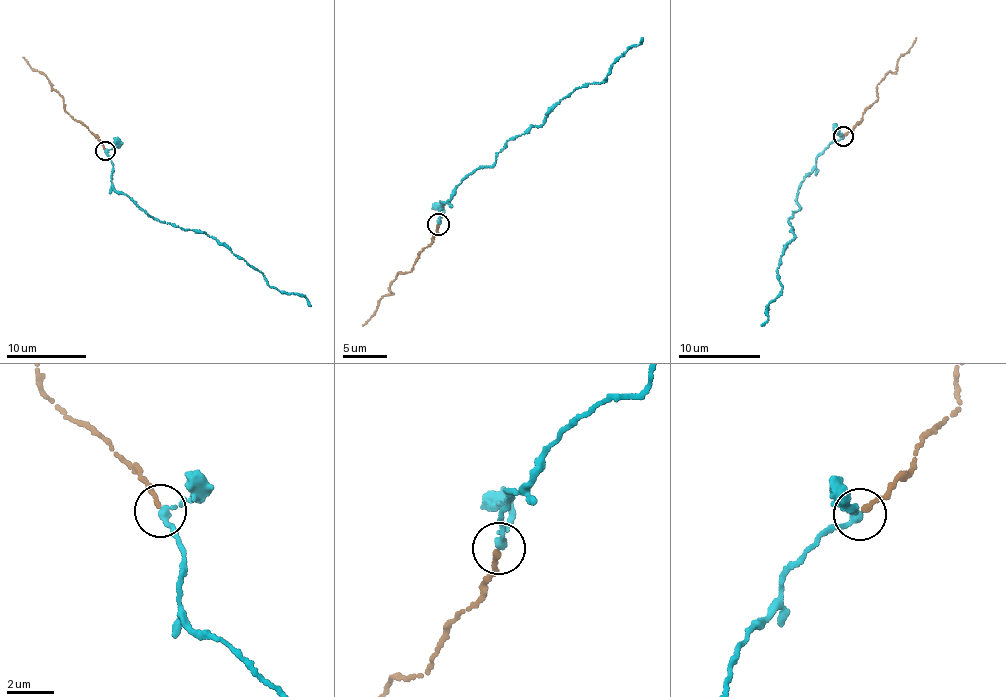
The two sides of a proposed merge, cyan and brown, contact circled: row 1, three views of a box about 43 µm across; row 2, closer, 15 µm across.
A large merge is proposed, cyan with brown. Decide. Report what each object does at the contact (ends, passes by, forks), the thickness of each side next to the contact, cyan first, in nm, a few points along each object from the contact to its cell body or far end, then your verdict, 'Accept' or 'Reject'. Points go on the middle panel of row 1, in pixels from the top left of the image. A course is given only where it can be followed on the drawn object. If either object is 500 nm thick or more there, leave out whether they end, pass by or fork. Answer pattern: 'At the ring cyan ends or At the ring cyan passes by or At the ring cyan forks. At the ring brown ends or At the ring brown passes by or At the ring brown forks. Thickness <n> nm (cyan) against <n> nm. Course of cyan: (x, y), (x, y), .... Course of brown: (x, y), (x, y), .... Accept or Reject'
At the ring cyan passes by. At the ring brown ends. Thickness 240 nm (cyan) against 200 nm. Course of cyan: (439, 224), (442, 202), (463, 177), (496, 161), (546, 111), (588, 82), (600, 83), (641, 37). Course of brown: (438, 224), (430, 243), (418, 255), (414, 266), (396, 277), (389, 287), (390, 292), (363, 326). Accept

